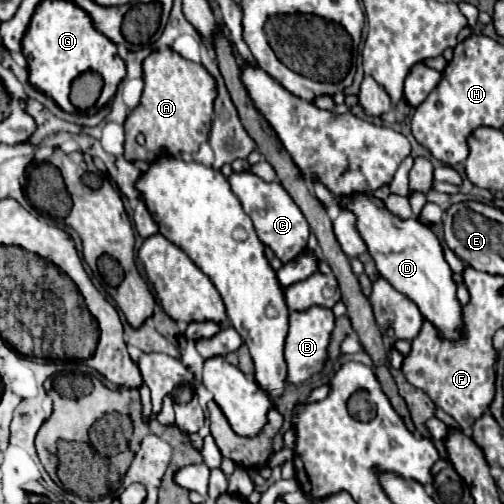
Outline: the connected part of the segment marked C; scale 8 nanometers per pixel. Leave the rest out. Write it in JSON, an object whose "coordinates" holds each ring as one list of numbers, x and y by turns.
{"coordinates":[[250,171,232,173,228,177,228,181,232,185,232,191,240,199,246,215,252,219,260,241,264,245,268,245,282,263,292,261,296,255,300,255,306,249,310,227,308,227,300,207,296,207,296,203,292,203,292,197,284,191,284,187,280,187,278,181,266,183,266,181,262,181,258,175,254,175]]}

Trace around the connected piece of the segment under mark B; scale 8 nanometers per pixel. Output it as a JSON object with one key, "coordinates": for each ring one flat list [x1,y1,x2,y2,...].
{"coordinates":[[310,307,308,311,290,313,290,329,284,343,284,359,288,365,286,383,302,385,312,375,320,373,328,361,328,345,334,329,334,313,326,307]]}

